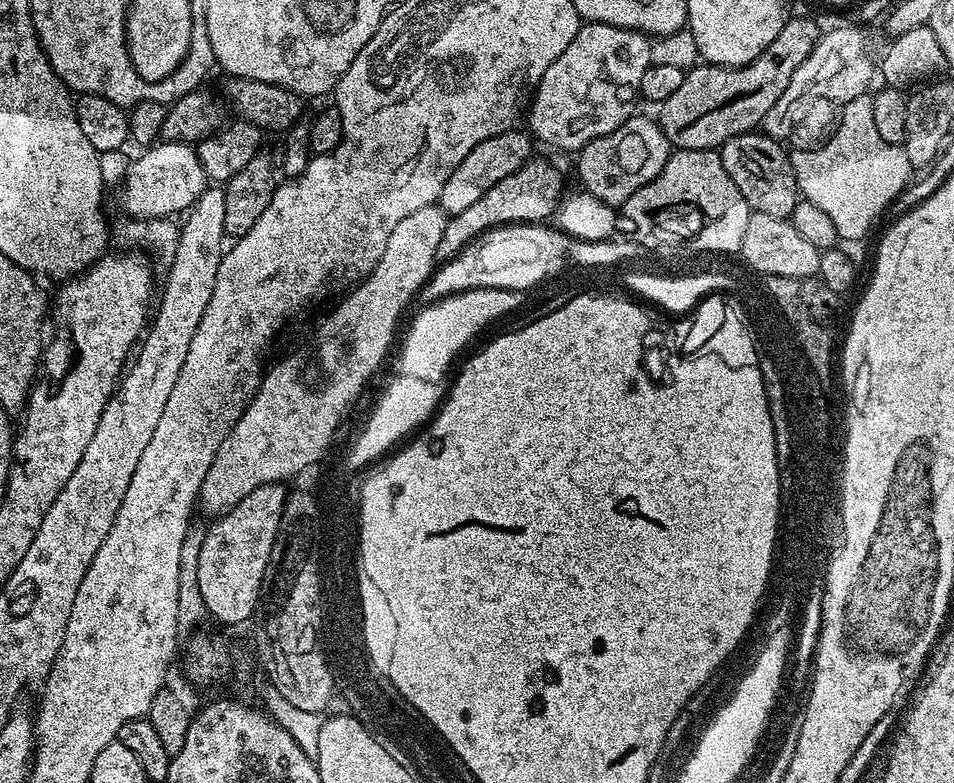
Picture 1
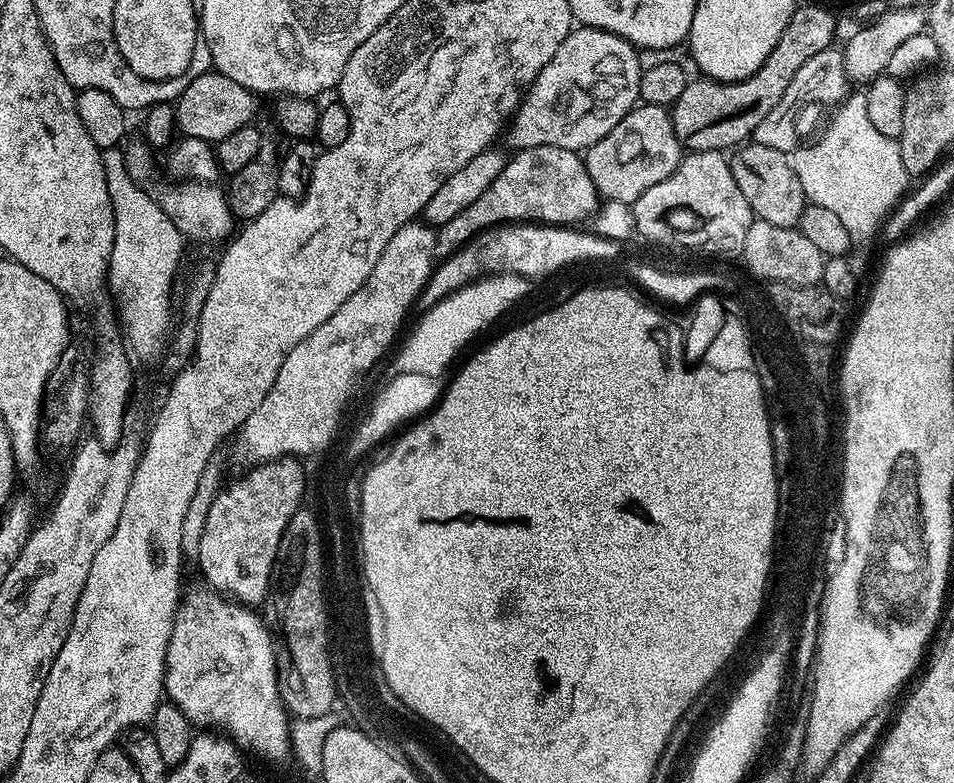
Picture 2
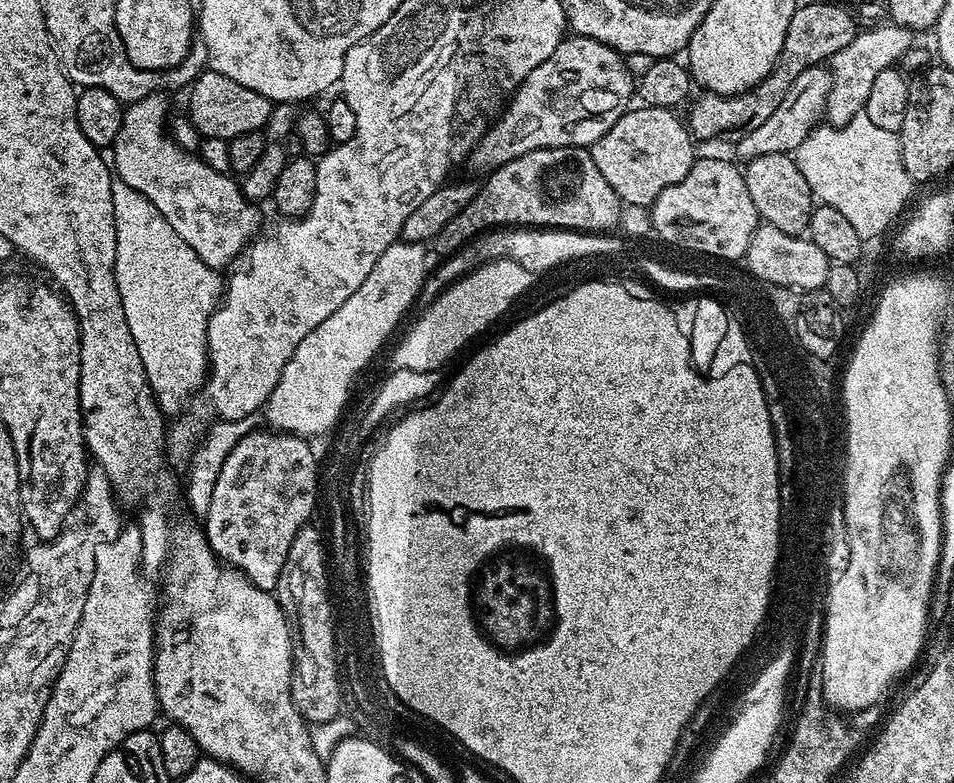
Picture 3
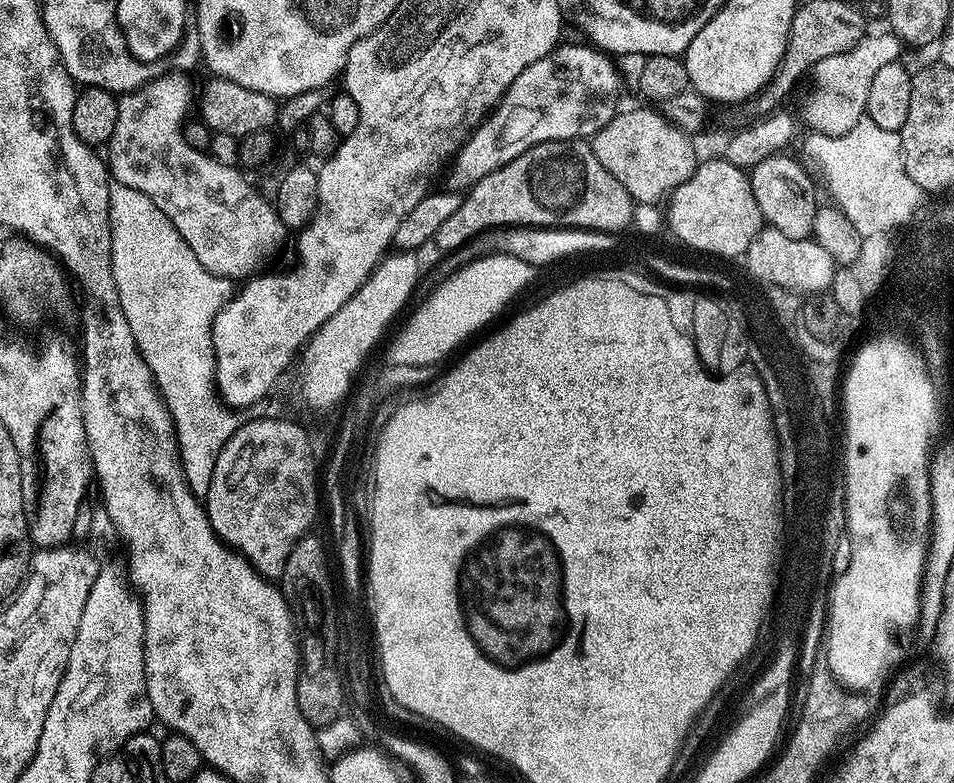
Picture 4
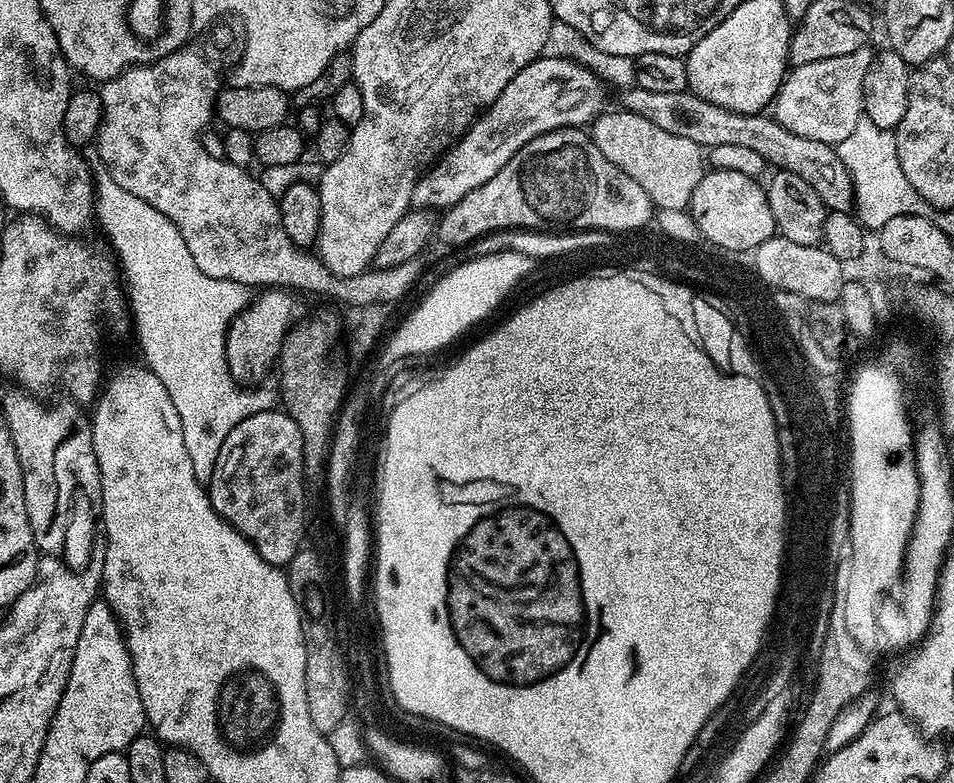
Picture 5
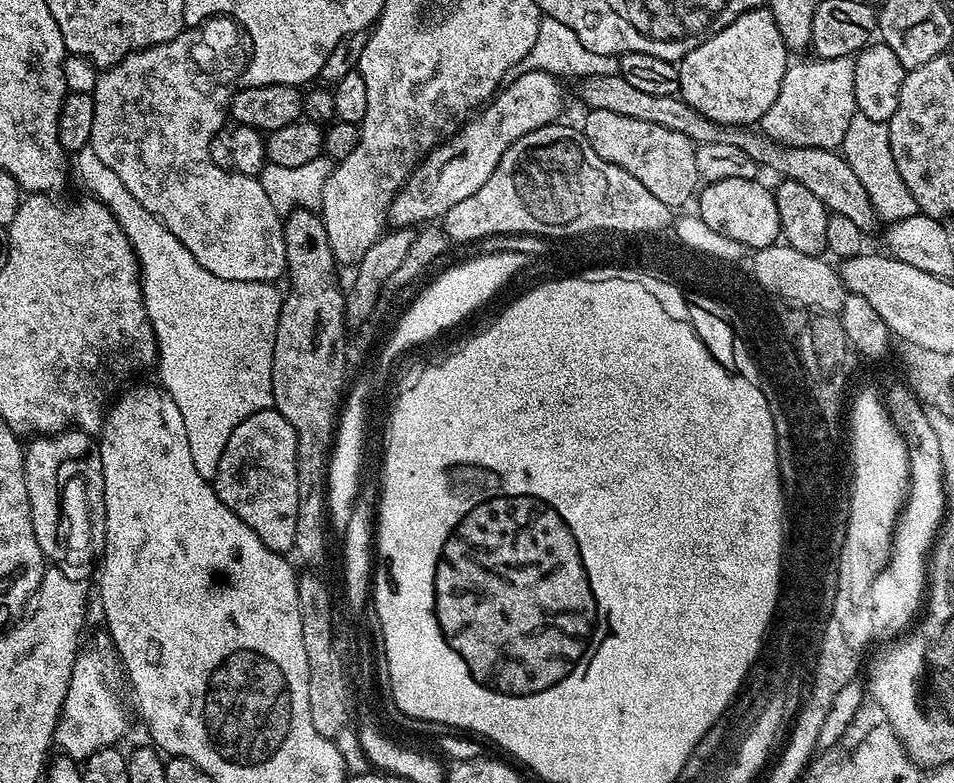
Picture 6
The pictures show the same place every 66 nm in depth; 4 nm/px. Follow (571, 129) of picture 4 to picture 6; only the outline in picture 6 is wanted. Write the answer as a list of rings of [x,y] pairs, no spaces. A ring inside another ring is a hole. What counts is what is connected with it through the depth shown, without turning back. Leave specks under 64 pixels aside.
[[[521,71],[519,75],[520,77],[518,77],[517,80],[509,79],[506,86],[501,87],[499,91],[497,91],[496,95],[492,97],[487,107],[485,107],[483,110],[477,111],[475,115],[473,115],[471,119],[465,123],[464,127],[461,128],[459,132],[453,134],[453,136],[451,136],[449,140],[445,140],[443,144],[439,144],[439,146],[434,149],[433,152],[429,152],[428,155],[424,157],[422,163],[418,165],[414,171],[412,171],[410,178],[406,181],[406,183],[403,184],[403,186],[401,186],[400,193],[398,193],[398,195],[396,195],[396,197],[392,200],[392,205],[388,208],[387,219],[391,221],[395,227],[406,228],[409,226],[420,226],[424,224],[422,223],[423,220],[430,220],[426,222],[439,221],[446,214],[446,210],[450,210],[450,206],[455,206],[457,202],[462,202],[462,198],[470,198],[470,194],[474,194],[486,183],[486,178],[490,178],[490,174],[494,174],[494,166],[498,166],[498,162],[502,162],[502,154],[506,154],[508,147],[514,142],[518,142],[518,138],[522,138],[530,130],[538,130],[547,124],[555,124],[561,119],[560,111],[562,111],[564,108],[564,88],[560,84],[563,83],[561,83],[557,77],[553,76],[551,72]]]

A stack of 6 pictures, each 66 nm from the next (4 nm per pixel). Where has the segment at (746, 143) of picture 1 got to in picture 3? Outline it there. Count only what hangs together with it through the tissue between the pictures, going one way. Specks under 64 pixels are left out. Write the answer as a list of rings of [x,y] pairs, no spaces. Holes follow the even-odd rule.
[[[786,152],[762,154],[747,161],[742,171],[746,190],[750,190],[750,198],[754,201],[756,213],[760,215],[761,221],[770,226],[778,226],[778,230],[791,236],[804,236],[812,217],[814,197],[802,170],[798,170],[795,159]]]

